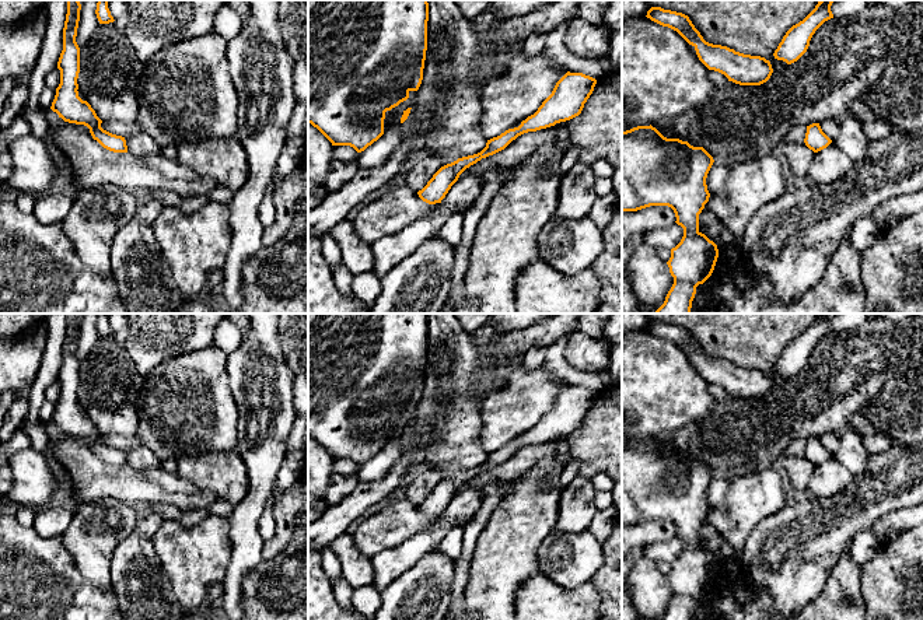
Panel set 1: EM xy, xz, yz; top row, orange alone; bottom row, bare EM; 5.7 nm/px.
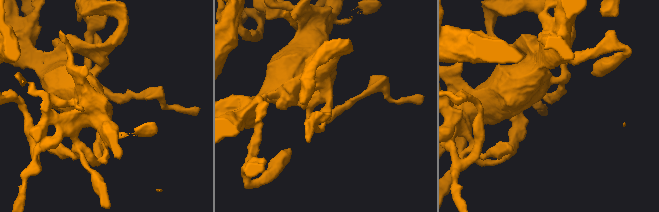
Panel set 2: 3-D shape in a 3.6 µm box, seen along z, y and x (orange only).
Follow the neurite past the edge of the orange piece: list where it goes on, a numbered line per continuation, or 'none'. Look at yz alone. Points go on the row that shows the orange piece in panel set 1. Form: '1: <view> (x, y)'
none

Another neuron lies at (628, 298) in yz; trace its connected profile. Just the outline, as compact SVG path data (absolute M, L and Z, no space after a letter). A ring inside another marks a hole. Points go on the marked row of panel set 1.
M622 274L622 313L633 313L636 311L636 300L629 284L627 274Z

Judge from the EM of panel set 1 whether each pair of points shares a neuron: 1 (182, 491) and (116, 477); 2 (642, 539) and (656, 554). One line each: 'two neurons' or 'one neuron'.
1: one neuron
2: two neurons

